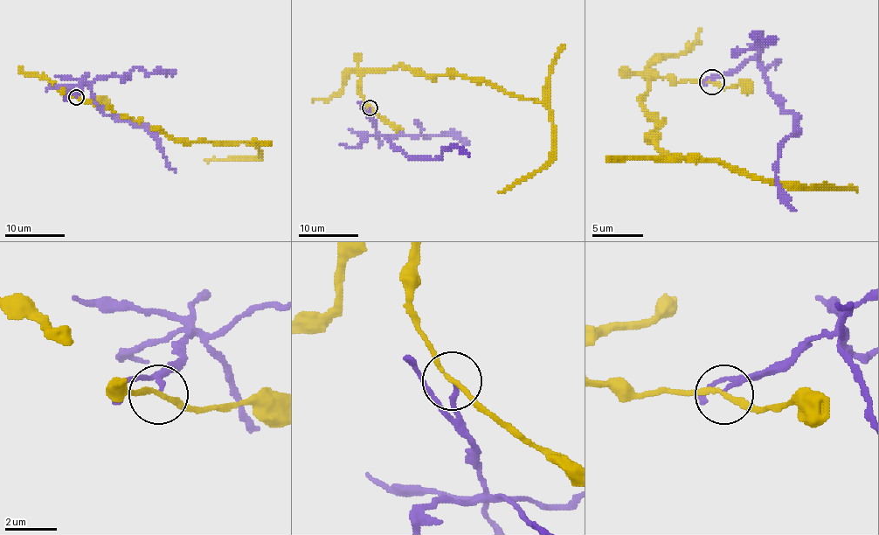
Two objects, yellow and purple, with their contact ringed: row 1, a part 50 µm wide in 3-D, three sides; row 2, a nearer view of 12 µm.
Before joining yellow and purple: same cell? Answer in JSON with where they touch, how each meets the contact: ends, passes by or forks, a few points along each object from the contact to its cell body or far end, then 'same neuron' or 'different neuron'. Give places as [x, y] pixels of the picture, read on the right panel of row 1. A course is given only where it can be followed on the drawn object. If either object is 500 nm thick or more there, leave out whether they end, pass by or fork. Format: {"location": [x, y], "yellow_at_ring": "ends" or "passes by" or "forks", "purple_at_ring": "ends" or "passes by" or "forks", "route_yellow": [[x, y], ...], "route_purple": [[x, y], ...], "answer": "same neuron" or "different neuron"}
{"location": [712, 81], "yellow_at_ring": "passes by", "purple_at_ring": "ends", "route_yellow": [[711, 82], [658, 77], [642, 95], [642, 107], [667, 159], [724, 162], [770, 182], [857, 190]], "route_purple": [[711, 79], [755, 59], [765, 74], [767, 93], [796, 118], [799, 131], [778, 151], [778, 192], [796, 210]], "answer": "different neuron"}

